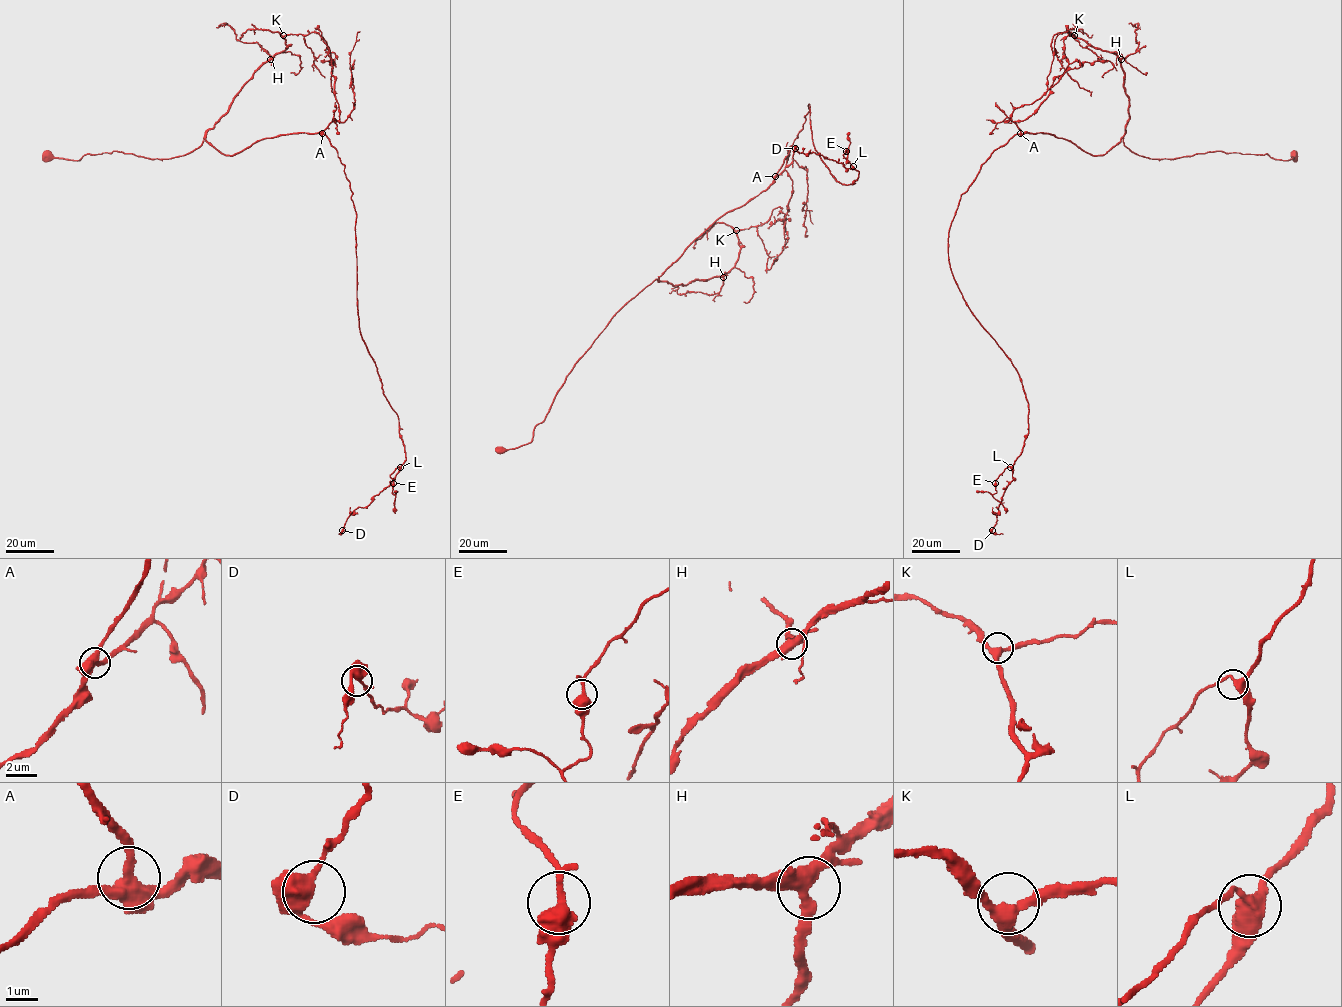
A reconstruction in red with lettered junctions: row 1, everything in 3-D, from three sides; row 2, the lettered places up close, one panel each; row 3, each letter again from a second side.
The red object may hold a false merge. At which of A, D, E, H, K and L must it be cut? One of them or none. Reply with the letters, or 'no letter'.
no letter

